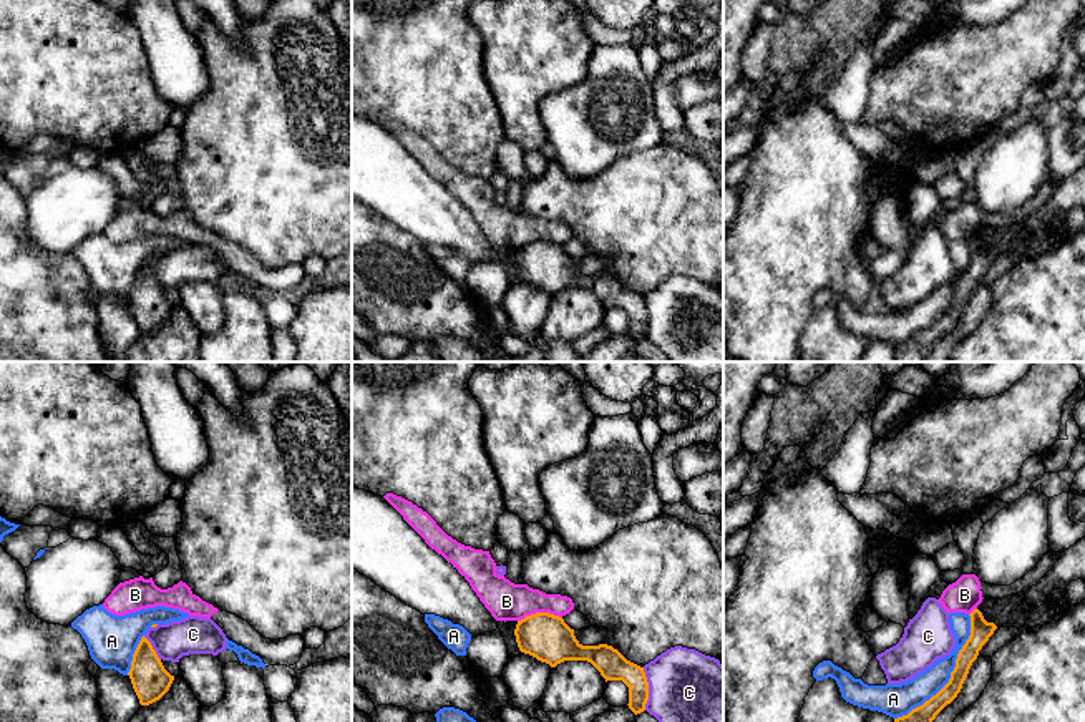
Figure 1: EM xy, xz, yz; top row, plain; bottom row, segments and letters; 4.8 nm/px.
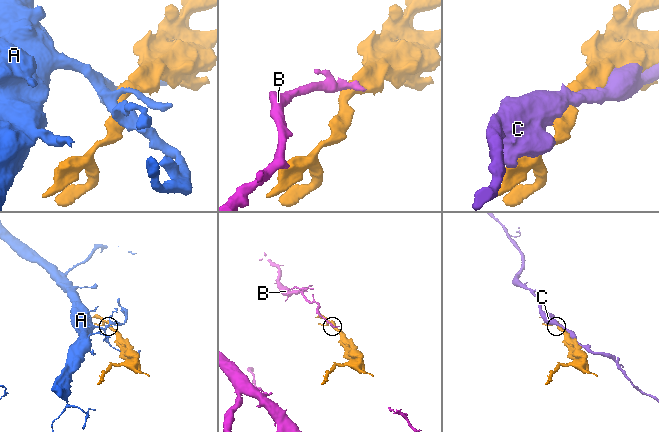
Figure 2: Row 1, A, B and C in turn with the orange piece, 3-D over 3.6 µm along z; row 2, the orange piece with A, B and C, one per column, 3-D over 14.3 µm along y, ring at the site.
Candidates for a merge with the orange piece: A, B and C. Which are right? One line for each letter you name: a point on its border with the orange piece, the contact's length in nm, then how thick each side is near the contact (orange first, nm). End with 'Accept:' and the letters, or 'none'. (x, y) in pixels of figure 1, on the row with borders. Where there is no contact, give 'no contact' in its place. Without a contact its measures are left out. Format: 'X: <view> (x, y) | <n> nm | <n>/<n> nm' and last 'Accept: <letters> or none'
Accept: none

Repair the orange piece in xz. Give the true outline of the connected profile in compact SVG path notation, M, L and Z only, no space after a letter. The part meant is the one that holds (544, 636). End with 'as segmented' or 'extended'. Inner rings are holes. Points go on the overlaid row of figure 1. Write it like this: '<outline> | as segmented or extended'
M536 612L518 621L514 629L521 652L556 667L564 661L587 661L607 681L622 681L629 687L629 709L637 715L645 710L649 682L644 667L627 661L607 644L582 646L562 617Z | as segmented

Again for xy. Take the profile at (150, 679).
M144 636L133 654L128 676L141 705L159 700L174 681L174 676L164 669L161 659Z | as segmented

